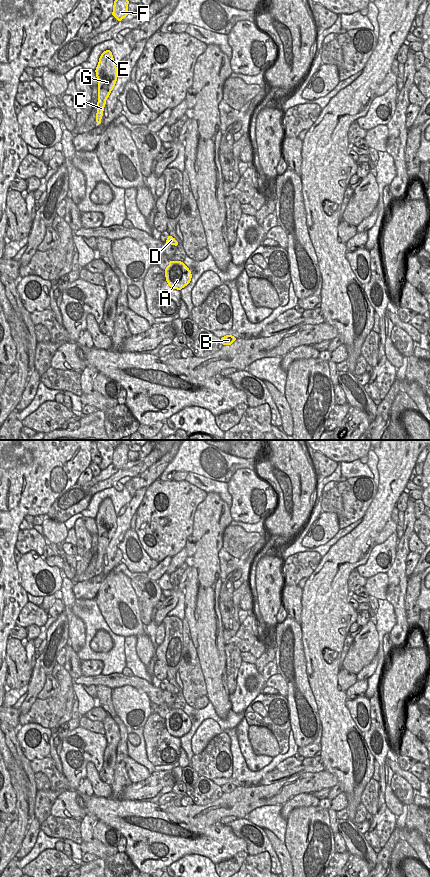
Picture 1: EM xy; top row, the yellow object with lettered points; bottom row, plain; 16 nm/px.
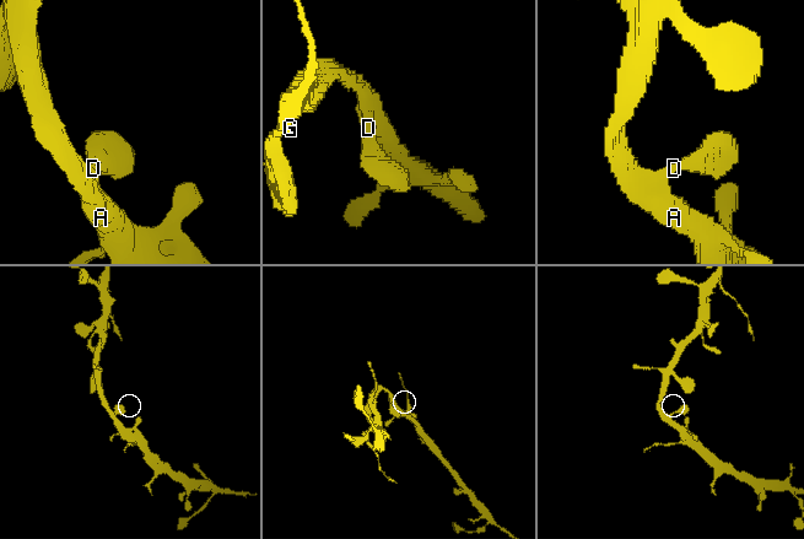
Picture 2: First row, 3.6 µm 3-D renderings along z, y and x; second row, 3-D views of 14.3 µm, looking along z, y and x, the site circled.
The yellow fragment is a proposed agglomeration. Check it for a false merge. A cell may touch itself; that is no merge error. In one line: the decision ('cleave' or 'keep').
keep

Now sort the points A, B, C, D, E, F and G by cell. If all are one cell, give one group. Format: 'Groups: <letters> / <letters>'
Groups: A B C D E F G

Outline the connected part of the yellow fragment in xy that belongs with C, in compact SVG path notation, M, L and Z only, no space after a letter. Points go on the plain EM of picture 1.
M110 498L104 499L95 518L98 529L97 573L101 571L106 548L116 532L117 517L112 500Z

